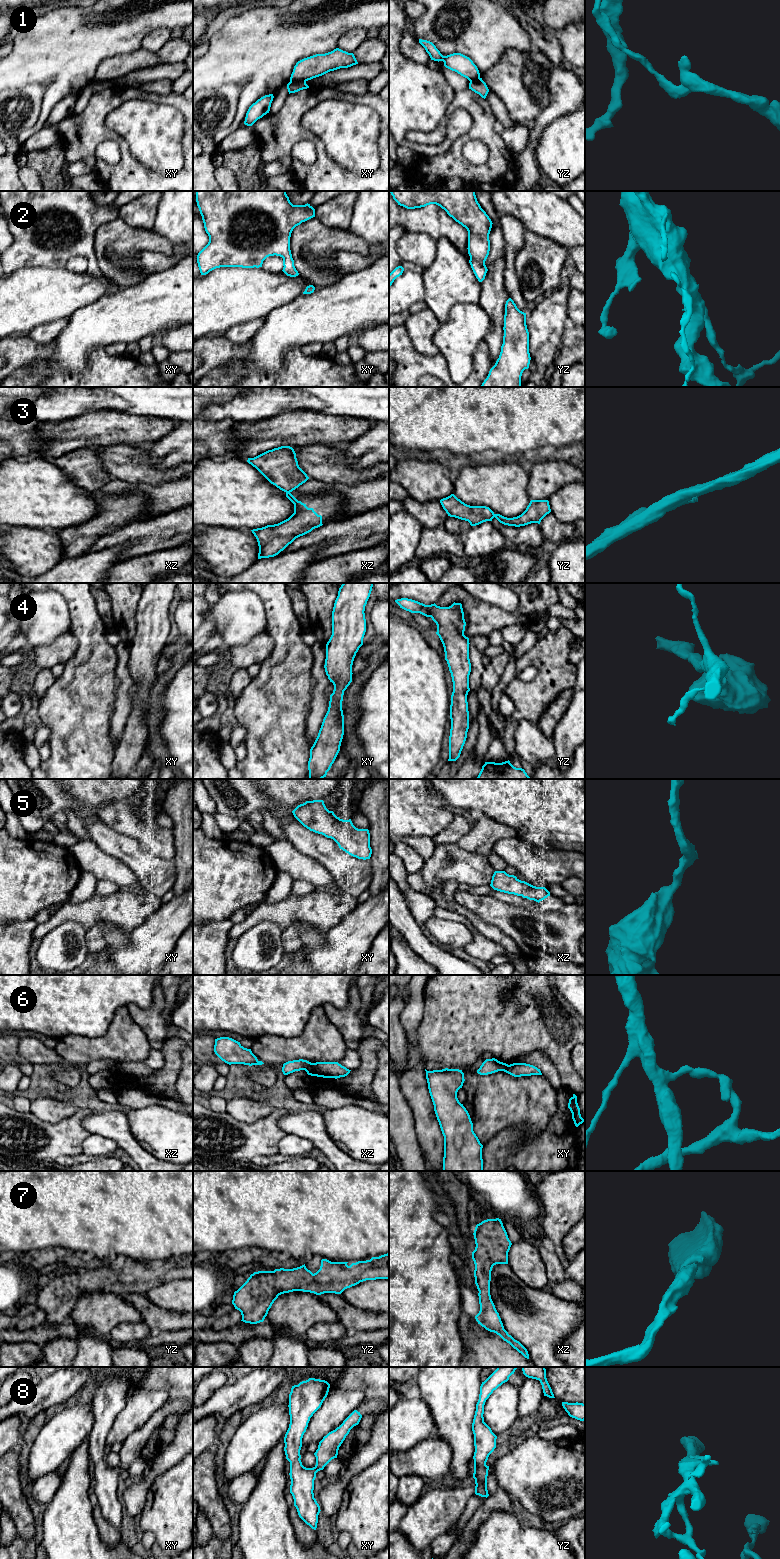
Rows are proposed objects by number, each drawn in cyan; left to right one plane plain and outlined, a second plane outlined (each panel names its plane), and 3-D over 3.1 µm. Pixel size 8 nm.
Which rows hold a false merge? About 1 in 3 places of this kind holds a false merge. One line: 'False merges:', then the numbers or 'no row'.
False merges: 1, 3, 6

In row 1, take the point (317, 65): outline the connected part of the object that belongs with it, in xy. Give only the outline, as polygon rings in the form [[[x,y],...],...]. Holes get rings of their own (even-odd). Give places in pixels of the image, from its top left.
[[[339,48],[325,54],[316,54],[296,63],[290,77],[292,82],[308,81],[330,71],[358,64],[353,53]]]

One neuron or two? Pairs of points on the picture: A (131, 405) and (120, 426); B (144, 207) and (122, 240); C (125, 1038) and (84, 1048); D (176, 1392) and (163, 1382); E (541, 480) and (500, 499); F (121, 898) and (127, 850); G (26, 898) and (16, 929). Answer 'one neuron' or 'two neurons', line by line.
A: two neurons
B: two neurons
C: one neuron
D: one neuron
E: two neurons
F: two neurons
G: two neurons

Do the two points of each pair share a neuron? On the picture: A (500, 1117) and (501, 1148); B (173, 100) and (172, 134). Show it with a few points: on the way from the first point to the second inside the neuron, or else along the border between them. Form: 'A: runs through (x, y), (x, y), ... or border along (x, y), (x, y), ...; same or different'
A: border along (523, 1127), (503, 1128), (483, 1145); different
B: border along (151, 99), (172, 105), (182, 114); different

